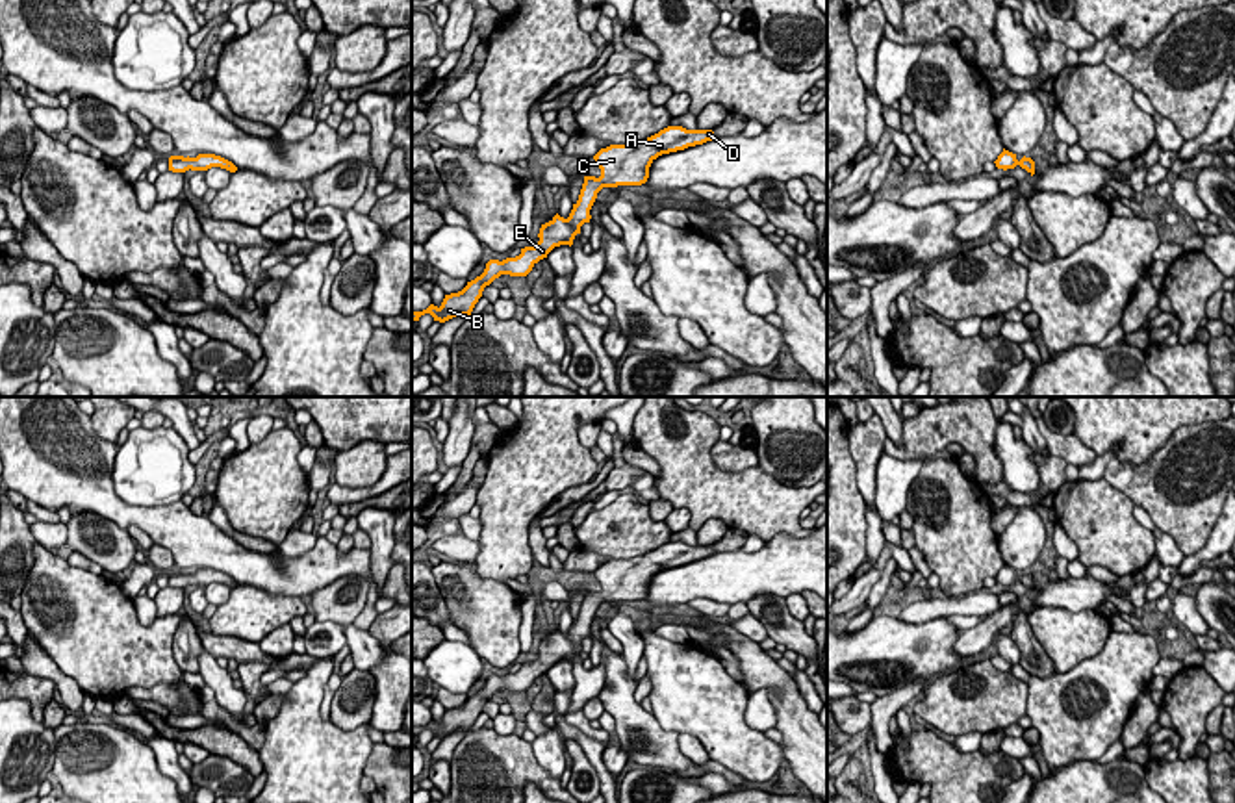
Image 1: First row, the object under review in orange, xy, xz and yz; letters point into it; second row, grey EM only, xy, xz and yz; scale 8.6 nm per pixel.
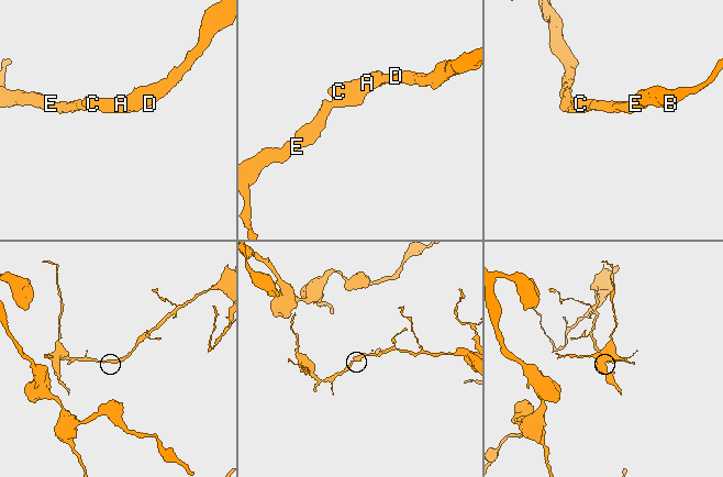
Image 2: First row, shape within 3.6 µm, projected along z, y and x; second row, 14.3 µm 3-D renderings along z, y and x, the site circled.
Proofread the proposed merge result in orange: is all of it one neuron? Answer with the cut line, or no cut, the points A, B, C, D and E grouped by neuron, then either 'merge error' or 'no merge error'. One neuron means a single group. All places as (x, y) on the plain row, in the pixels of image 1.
no cut | A B C D E | no merge error

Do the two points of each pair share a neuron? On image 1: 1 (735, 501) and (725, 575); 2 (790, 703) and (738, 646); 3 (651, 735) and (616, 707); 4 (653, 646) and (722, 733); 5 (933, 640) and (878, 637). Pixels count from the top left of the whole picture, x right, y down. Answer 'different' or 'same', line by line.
1: different
2: same
3: same
4: same
5: same

